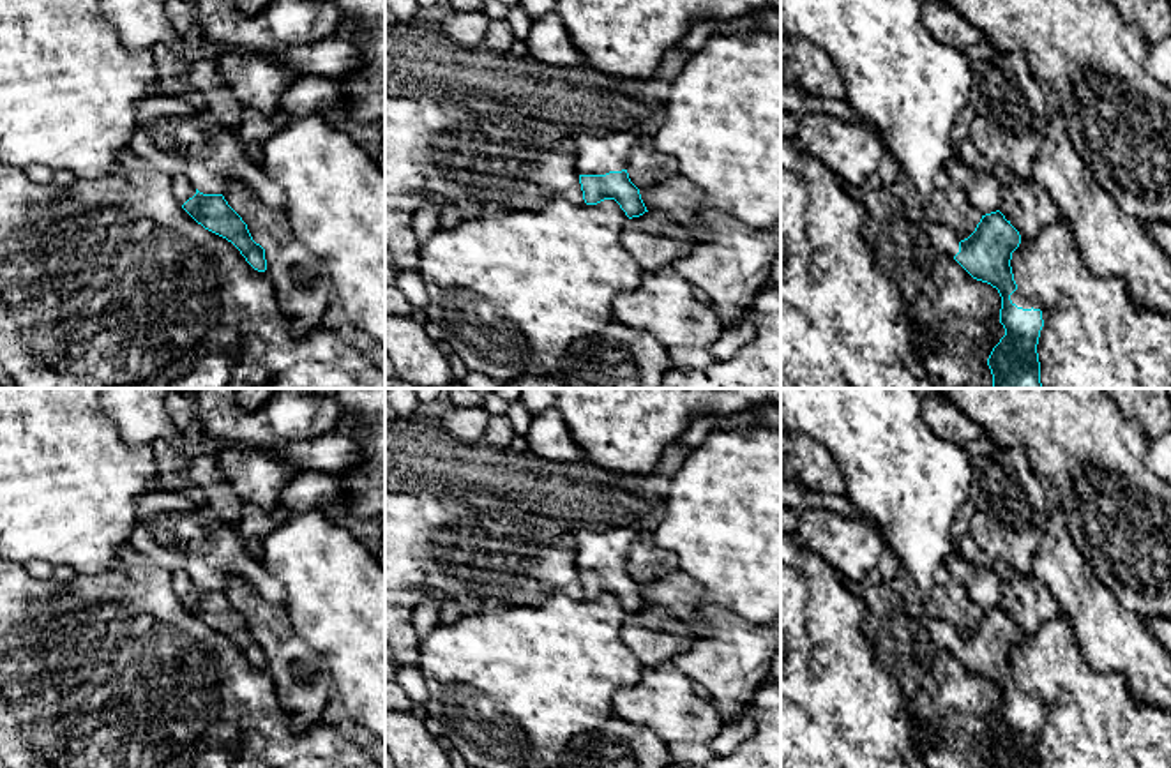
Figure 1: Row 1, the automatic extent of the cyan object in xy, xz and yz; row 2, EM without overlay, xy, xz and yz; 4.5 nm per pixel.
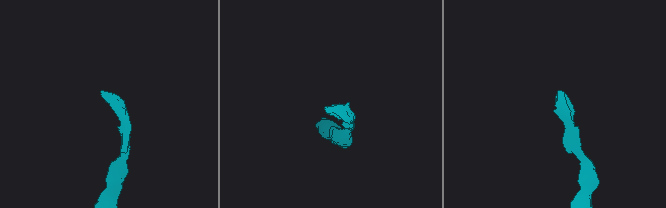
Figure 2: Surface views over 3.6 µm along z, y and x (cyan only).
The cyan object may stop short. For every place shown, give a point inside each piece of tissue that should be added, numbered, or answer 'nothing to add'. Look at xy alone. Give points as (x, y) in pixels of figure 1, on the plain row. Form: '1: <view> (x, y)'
1: xy (182, 585)

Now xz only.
1: xz (596, 548)

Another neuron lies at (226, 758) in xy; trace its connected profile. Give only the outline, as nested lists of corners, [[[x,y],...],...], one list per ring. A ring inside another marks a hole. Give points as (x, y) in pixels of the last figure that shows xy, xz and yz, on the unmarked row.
[[[242,750],[208,752],[200,756],[189,768],[235,768]]]

